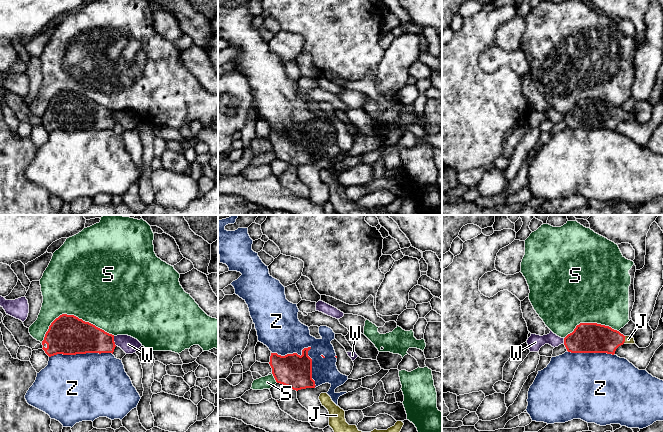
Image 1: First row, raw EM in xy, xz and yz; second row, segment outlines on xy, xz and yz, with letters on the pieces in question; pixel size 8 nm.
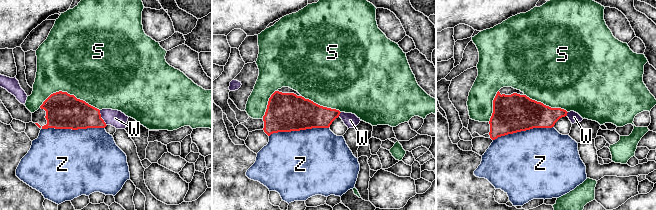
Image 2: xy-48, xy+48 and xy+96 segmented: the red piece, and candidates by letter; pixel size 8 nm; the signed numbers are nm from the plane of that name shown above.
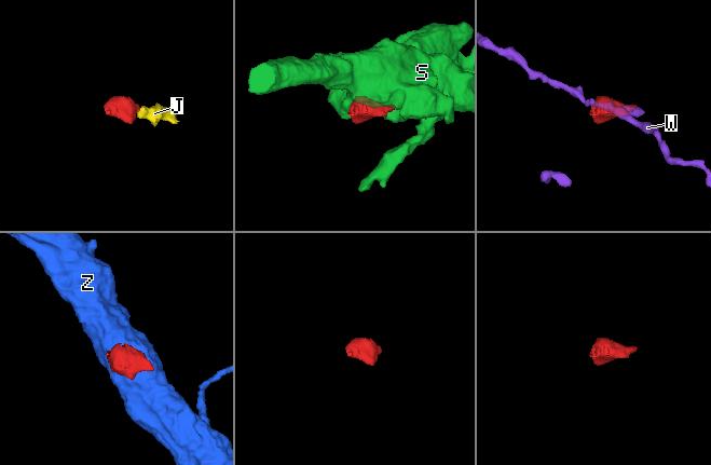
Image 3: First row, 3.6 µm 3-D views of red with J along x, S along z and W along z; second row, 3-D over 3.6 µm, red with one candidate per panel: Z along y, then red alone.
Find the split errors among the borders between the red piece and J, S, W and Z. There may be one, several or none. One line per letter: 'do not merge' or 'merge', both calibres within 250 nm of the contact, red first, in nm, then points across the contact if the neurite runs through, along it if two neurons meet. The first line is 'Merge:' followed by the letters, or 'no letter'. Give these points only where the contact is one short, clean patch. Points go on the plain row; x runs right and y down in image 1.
Merge: J
J: merge; calibres 240 and 60 nm; way yz (593, 114), (624, 116), (628, 115)
S: do not merge; calibres 320 and 500 nm
W: do not merge; calibres 260 and 140 nm
Z: do not merge; calibres 260 and 340 nm

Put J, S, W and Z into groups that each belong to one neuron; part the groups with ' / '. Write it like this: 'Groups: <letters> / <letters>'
Groups: J / S / W / Z

